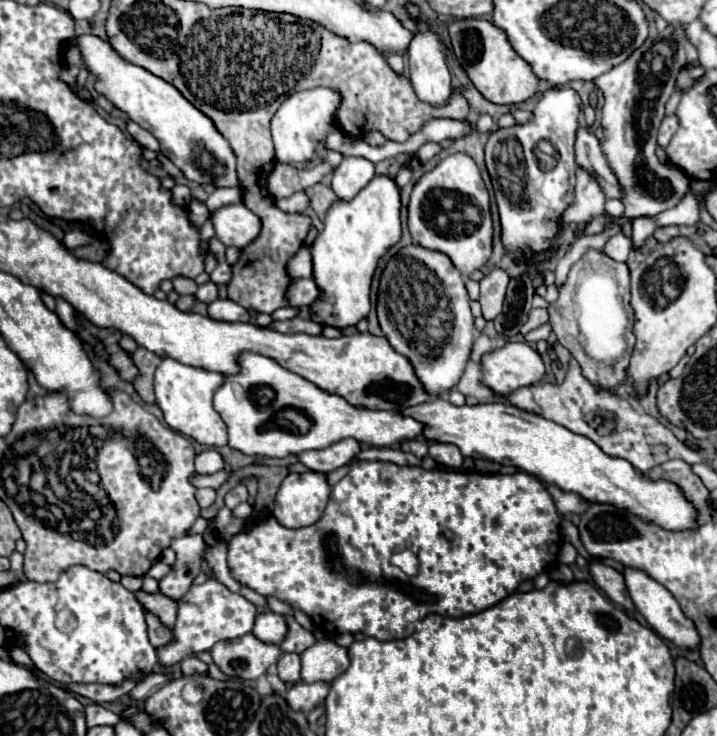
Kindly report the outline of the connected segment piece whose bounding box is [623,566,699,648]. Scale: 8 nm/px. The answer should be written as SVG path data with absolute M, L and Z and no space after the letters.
M629 566L623 568L623 578L627 582L627 590L631 600L635 602L637 610L645 616L645 620L649 622L649 626L661 636L671 640L673 644L677 644L679 648L697 648L699 646L699 634L693 626L693 622L689 618L685 618L685 614L681 612L679 602L673 598L673 594L669 594L669 590L665 590L665 586L661 586L657 580L653 580L649 574L645 574L643 570L633 570Z

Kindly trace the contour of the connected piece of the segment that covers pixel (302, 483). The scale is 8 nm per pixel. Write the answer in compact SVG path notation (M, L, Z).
M289 474L277 492L273 516L285 528L313 526L327 506L331 488L323 474Z

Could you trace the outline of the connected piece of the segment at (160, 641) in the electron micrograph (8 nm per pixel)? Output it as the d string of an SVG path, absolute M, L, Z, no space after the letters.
M145 610L145 620L147 620L147 626L149 626L149 640L155 648L167 646L169 642L173 642L171 630L165 624L161 624L161 620L153 612Z

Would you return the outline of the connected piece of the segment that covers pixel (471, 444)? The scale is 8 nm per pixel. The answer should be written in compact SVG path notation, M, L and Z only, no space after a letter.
M435 398L401 410L425 422L425 438L435 442L449 442L459 446L463 456L483 458L493 462L511 460L519 470L543 478L547 484L555 484L561 490L577 492L591 502L607 502L627 512L655 522L667 530L695 528L695 508L687 502L679 486L671 482L653 482L643 478L627 460L607 456L595 442L585 436L573 434L571 430L531 412L523 412L511 404L493 402L477 406L453 406L445 398Z

